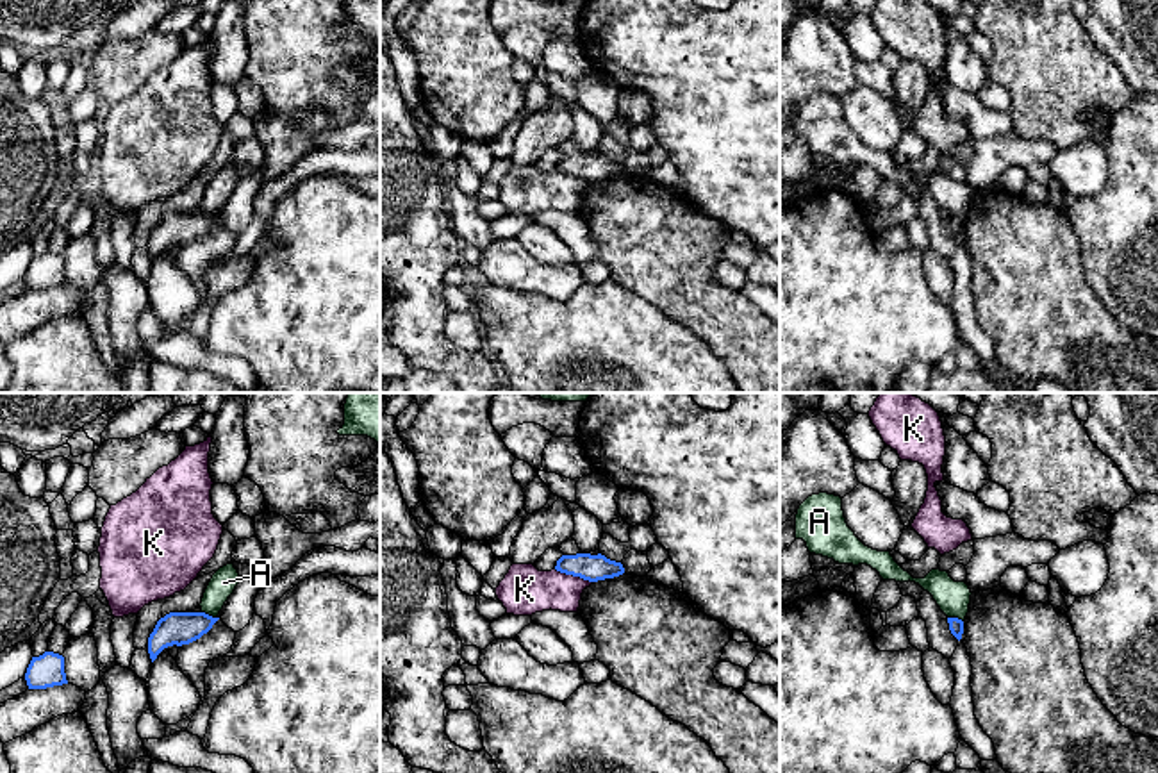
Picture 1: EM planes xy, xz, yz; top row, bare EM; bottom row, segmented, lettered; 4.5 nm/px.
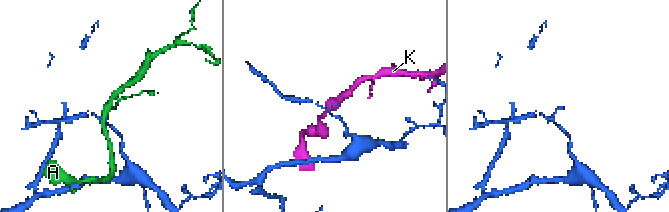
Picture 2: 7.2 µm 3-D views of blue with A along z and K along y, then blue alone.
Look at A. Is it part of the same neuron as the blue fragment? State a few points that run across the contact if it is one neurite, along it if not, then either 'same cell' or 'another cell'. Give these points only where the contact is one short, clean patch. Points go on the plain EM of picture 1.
line xy (202, 211), (216, 218); another cell

